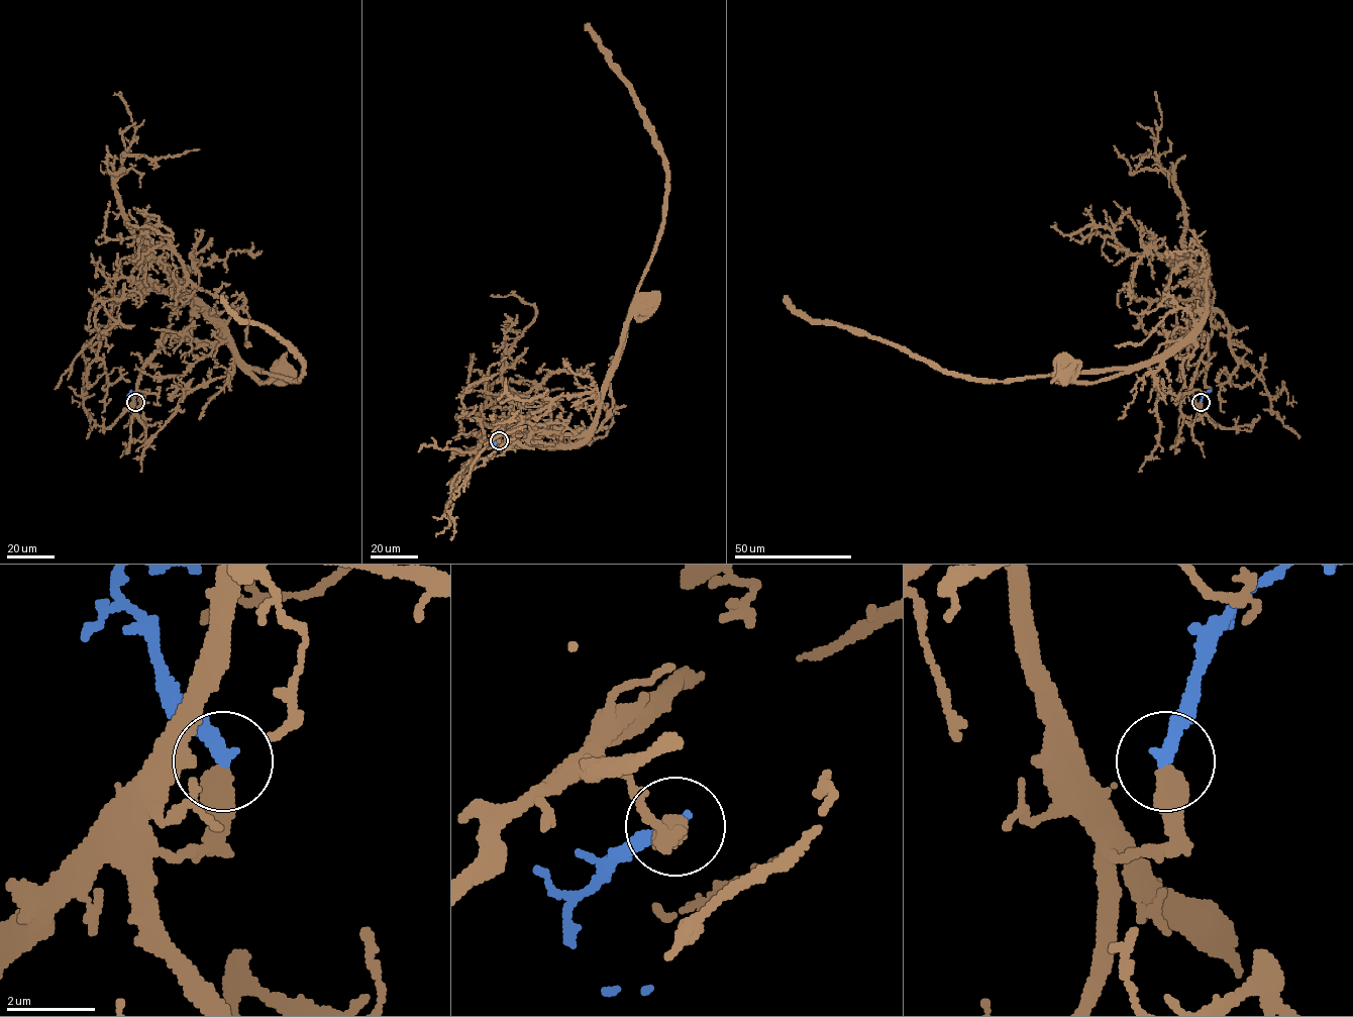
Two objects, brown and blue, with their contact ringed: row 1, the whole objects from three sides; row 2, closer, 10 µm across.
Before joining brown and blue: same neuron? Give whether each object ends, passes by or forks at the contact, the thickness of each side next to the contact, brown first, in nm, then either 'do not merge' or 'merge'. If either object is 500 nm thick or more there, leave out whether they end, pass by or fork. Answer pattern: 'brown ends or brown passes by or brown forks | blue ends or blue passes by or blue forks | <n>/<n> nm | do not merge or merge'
500/320 nm | merge

